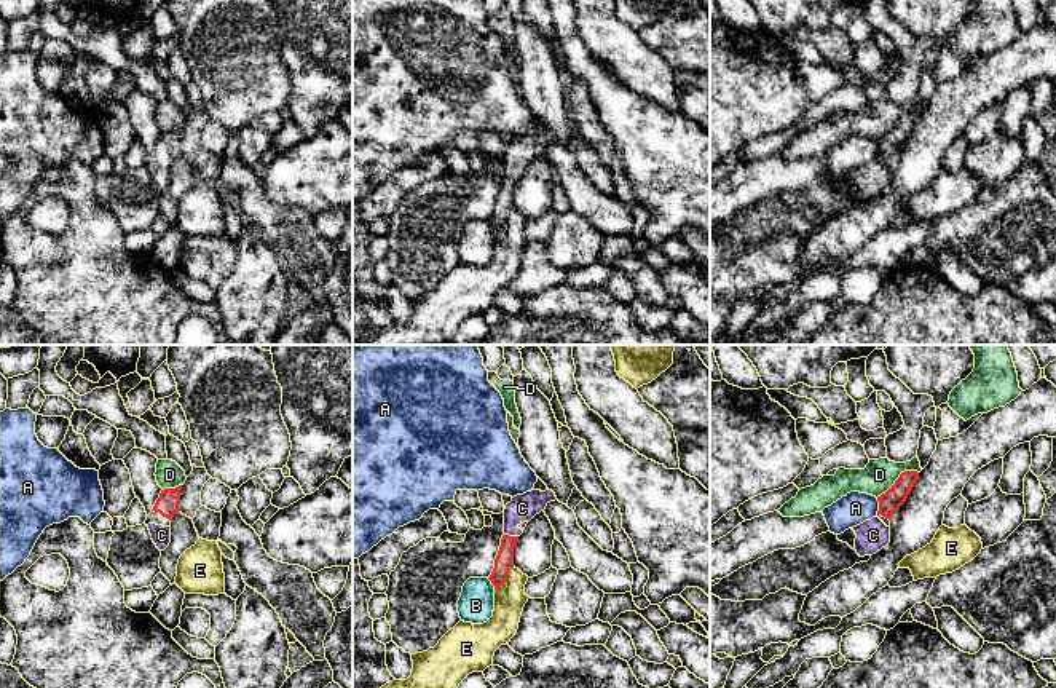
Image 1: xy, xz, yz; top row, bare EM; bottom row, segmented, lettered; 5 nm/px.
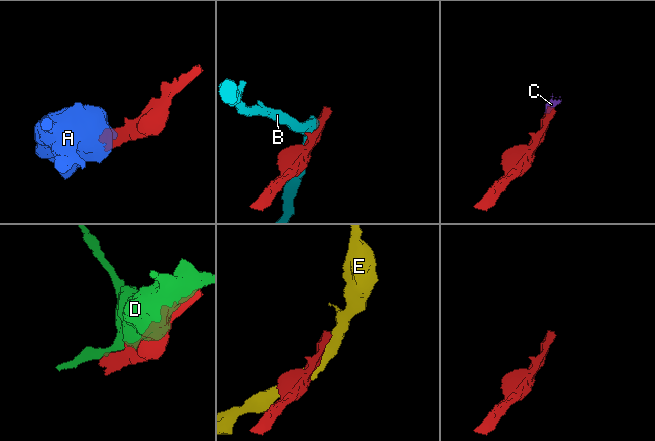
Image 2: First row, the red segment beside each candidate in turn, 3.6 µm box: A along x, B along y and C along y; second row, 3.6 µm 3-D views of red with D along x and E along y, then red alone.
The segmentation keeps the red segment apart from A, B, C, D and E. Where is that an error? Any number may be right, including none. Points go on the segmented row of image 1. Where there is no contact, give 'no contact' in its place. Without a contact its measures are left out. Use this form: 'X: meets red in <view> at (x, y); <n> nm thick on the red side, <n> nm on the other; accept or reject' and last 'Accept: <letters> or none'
A: meets red in yz at (879, 506); 110 nm thick on the red side, 160 nm on the other; reject
B: meets red in xz at (492, 583); 100 nm thick on the red side, 180 nm on the other; reject
C: meets red in xz at (511, 537); 100 nm thick on the red side, 140 nm on the other; accept
D: meets red in yz at (897, 479); 110 nm thick on the red side, 160 nm on the other; reject
E: meets red in xz at (506, 578); 100 nm thick on the red side, 160 nm on the other; reject
Accept: C

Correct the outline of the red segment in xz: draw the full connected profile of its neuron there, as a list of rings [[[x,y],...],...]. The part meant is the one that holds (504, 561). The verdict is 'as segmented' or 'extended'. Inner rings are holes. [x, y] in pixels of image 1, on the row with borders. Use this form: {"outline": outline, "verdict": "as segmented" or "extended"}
{"outline": [[[538,477],[531,492],[517,495],[504,509],[504,535],[501,546],[495,559],[495,568],[490,575],[490,581],[495,587],[506,583],[509,570],[514,567],[514,548],[523,530],[518,527],[523,522],[530,522],[536,514],[546,509],[557,496],[547,485]]], "verdict": "extended"}

